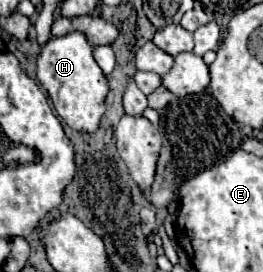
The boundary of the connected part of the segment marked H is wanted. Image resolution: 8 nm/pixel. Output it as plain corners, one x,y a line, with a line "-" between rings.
70,32
64,36
50,36
42,46
36,60
36,76
44,90
48,92
58,116
72,128
80,132
96,132
100,118
104,114
104,98
108,94
108,82
98,64
92,58
92,46
80,32

